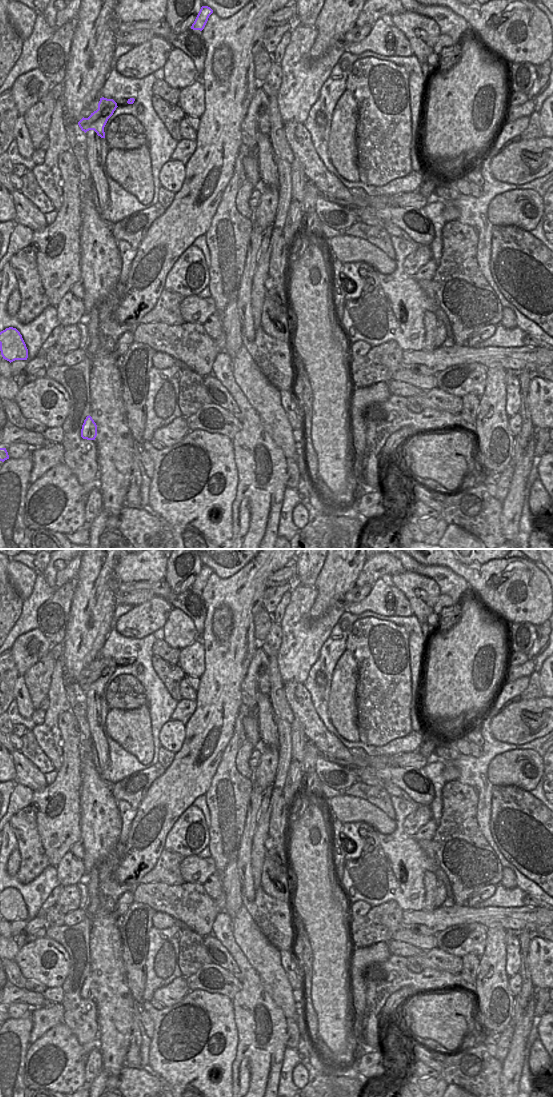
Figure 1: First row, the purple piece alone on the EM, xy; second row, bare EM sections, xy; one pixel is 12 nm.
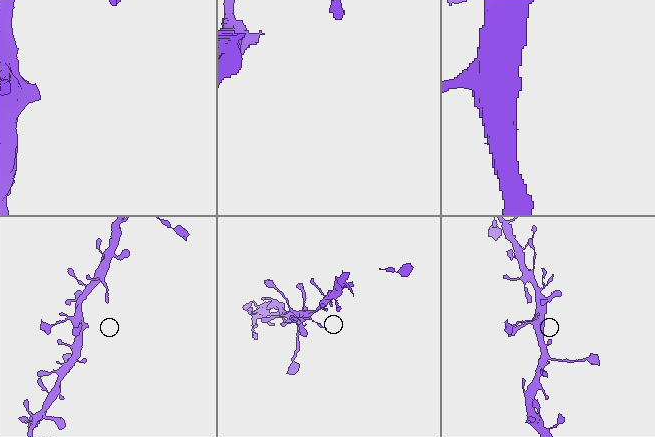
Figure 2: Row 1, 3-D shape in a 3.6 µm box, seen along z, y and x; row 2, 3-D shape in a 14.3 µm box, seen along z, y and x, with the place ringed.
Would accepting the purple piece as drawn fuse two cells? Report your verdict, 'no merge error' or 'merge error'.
no merge error

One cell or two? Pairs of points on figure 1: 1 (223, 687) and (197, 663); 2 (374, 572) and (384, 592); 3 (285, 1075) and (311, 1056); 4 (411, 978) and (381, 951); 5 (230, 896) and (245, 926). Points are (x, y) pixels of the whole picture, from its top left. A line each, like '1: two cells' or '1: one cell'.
1: two cells
2: two cells
3: two cells
4: two cells
5: two cells

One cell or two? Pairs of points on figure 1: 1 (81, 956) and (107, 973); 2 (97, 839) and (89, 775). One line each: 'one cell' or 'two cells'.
1: two cells
2: one cell

